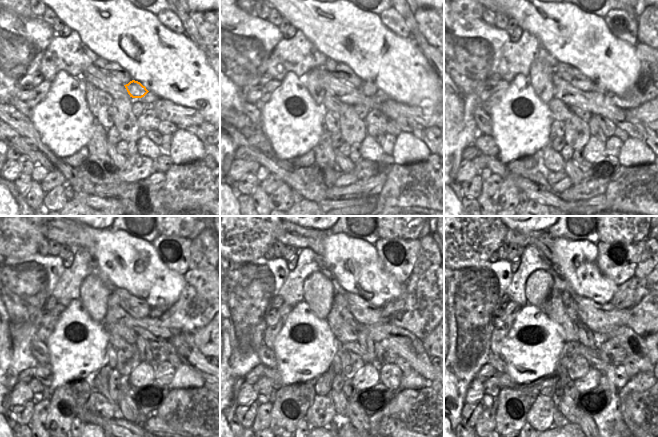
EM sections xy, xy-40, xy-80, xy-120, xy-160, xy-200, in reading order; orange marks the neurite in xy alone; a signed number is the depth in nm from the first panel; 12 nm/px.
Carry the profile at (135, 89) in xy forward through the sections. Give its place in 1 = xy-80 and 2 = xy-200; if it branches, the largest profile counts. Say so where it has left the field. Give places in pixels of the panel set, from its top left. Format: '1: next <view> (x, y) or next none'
1: next xy-80 (595, 87)
2: next xy-200 (626, 296)

